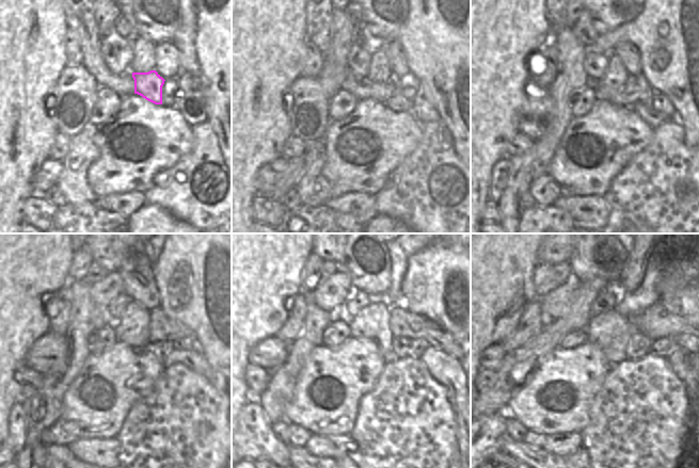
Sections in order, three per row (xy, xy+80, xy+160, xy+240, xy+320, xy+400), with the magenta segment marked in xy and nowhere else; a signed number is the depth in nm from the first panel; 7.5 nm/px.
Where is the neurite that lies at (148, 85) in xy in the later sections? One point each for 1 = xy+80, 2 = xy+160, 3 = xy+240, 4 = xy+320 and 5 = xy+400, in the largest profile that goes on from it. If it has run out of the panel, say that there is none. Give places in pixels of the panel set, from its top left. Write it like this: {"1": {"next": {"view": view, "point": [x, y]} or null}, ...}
{"1": {"next": {"view": "xy+80", "point": [396, 102]}}, "2": {"next": {"view": "xy+160", "point": [653, 117]}}, "3": {"next": {"view": "xy+240", "point": [194, 359]}}, "4": {"next": {"view": "xy+320", "point": [446, 369]}}, "5": {"next": {"view": "xy+400", "point": [687, 368]}}}

